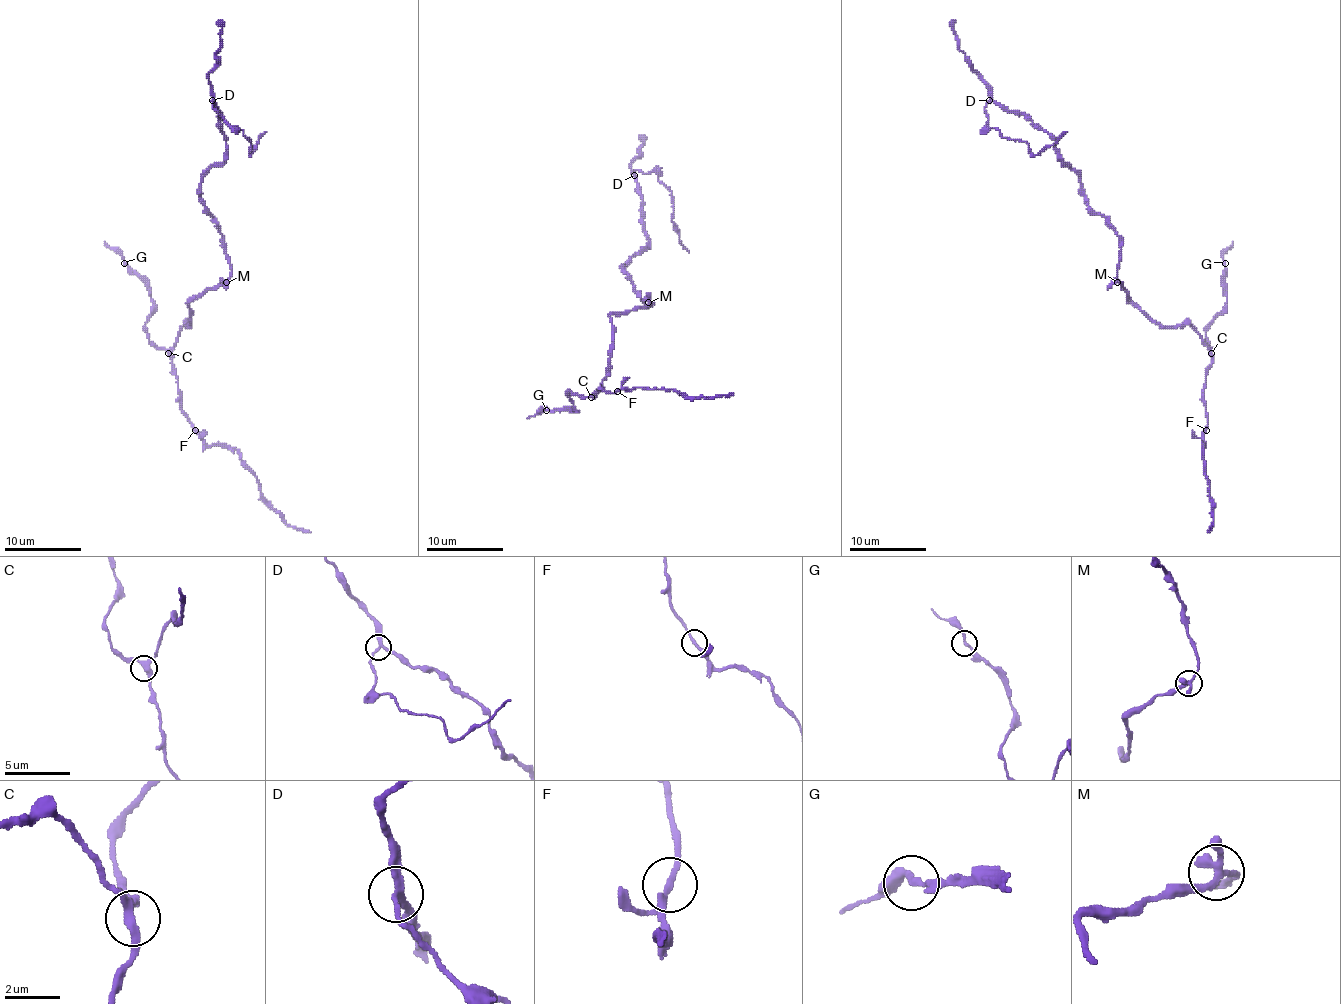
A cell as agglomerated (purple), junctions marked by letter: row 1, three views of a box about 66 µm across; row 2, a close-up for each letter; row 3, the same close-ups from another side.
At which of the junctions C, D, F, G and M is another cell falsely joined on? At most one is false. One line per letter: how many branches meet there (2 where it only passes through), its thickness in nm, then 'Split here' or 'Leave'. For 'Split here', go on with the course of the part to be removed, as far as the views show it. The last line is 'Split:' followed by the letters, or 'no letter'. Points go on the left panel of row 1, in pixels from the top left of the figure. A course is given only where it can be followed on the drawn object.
C: Branches: 3. Thickness 300 nm. Leave
D: Branches: 3. Thickness 190 nm. Split here. Course of the part to remove: (212, 101), (214, 109), (251, 141), (249, 155), (266, 132)
F: Branches: 2. Thickness 200 nm. Leave
G: Branches: 2. Thickness 190 nm. Leave
M: Branches: 3. Thickness 280 nm. Leave
Split: D

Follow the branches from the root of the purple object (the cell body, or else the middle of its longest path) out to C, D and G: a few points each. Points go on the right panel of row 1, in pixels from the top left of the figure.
C: (1119, 280), (1129, 297), (1155, 322), (1163, 326), (1188, 324), (1211, 353)
D: (1119, 280), (1119, 236), (1088, 205), (1080, 178), (1059, 157), (1055, 141), (1023, 114), (1007, 112), (990, 101)
G: (1119, 280), (1129, 297), (1155, 322), (1163, 326), (1188, 324), (1211, 349), (1206, 328), (1227, 301), (1225, 263)

